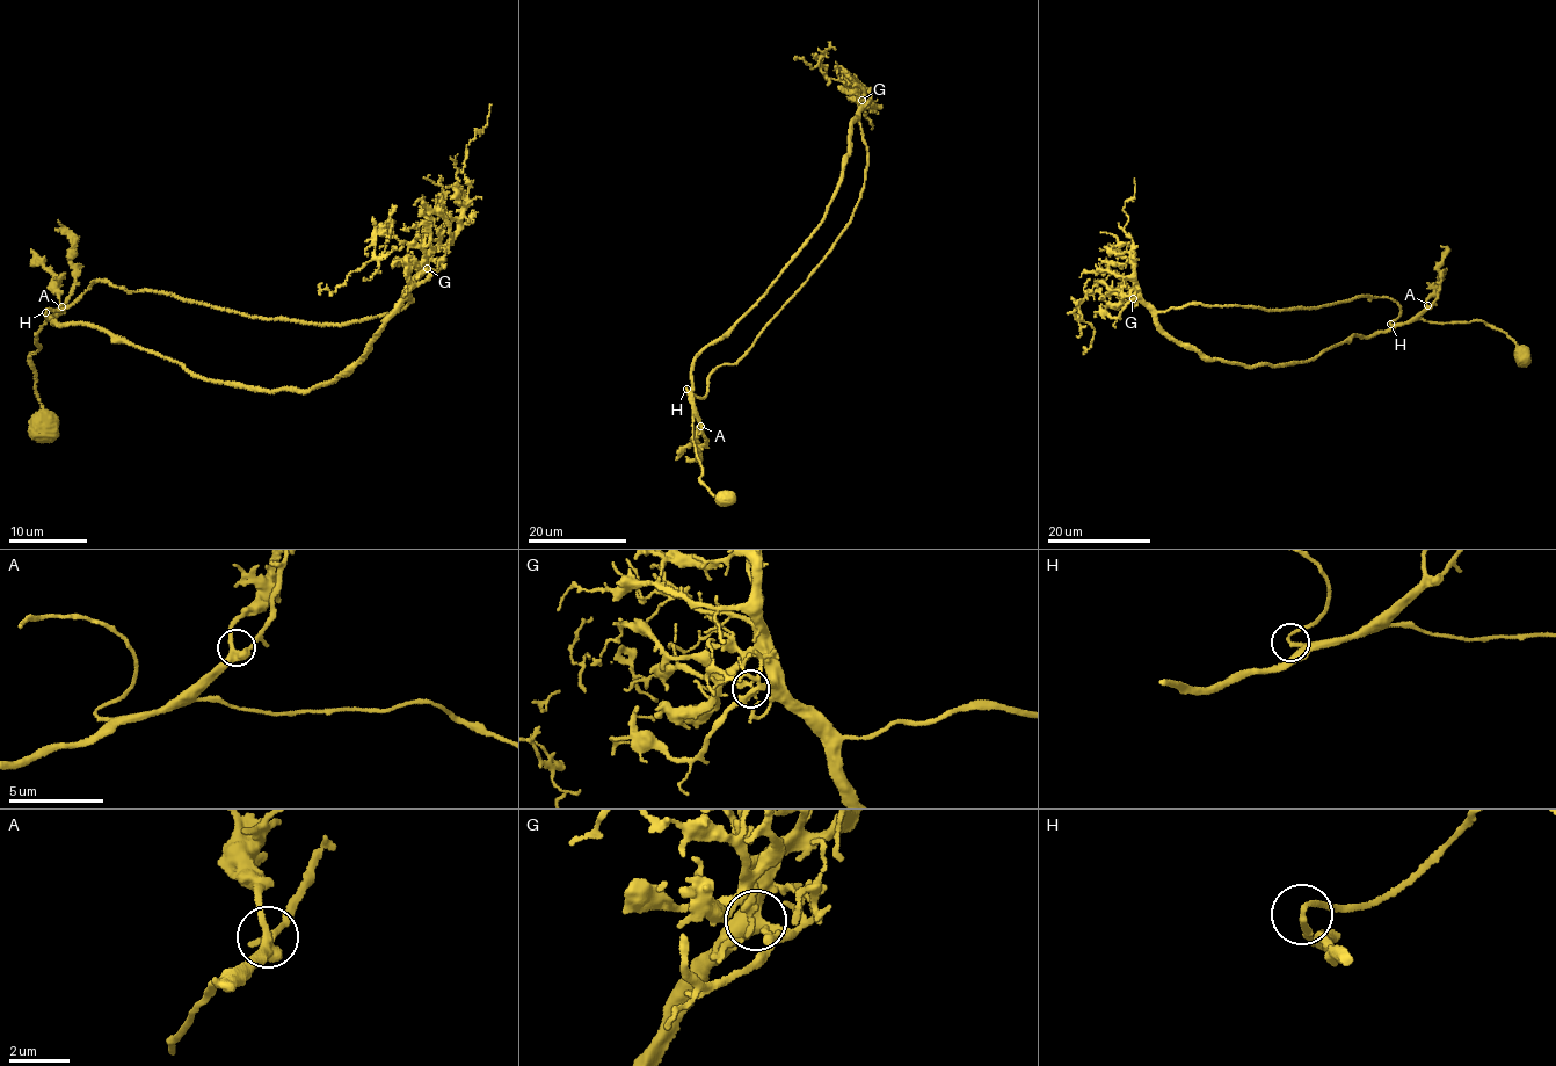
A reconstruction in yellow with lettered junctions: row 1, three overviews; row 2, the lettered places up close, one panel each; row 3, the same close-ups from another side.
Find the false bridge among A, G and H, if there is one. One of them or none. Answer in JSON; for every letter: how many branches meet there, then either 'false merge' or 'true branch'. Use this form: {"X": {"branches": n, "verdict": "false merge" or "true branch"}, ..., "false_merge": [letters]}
{"A": {"branches": 3, "verdict": "true branch"}, "G": {"branches": 2, "verdict": "true branch"}, "H": {"branches": 2, "verdict": "true branch"}, "false_merge": []}

